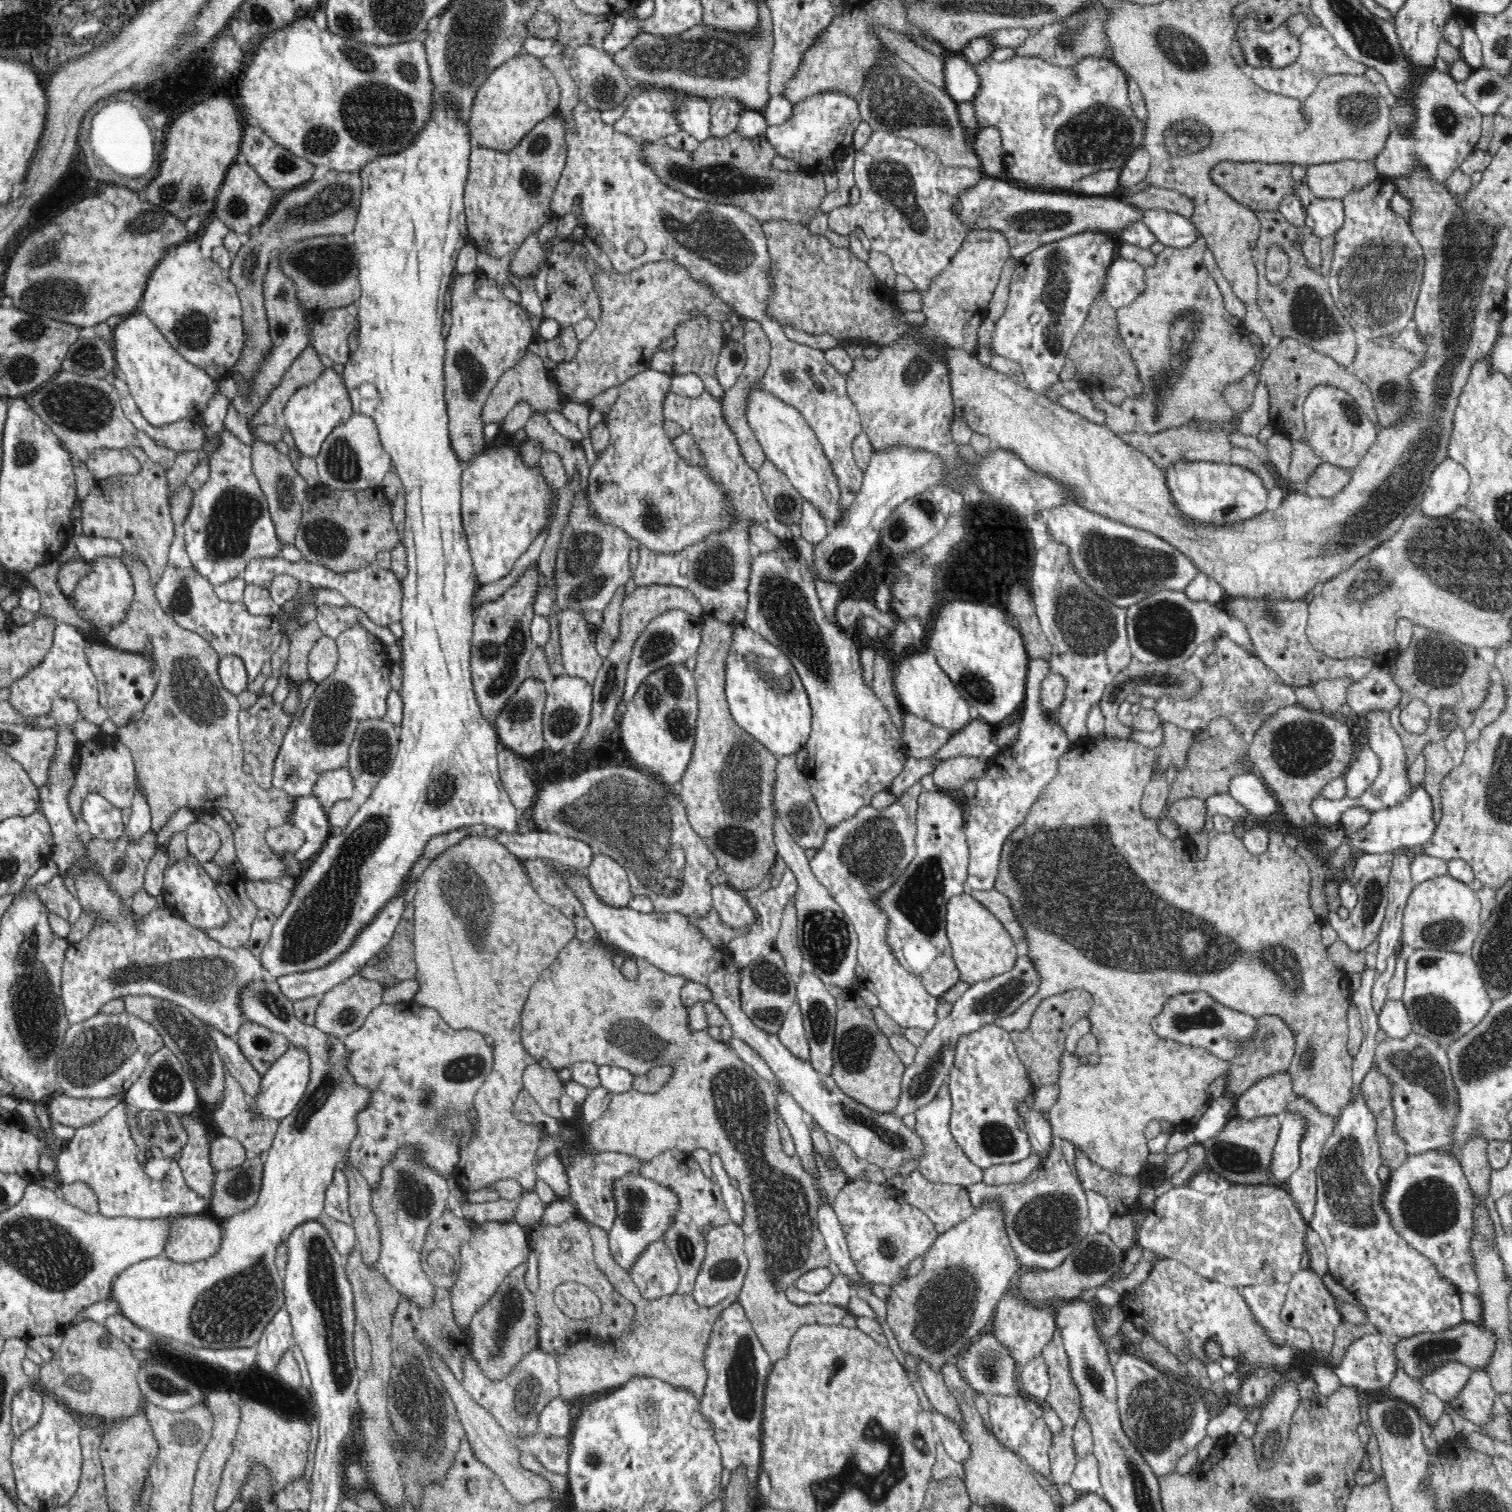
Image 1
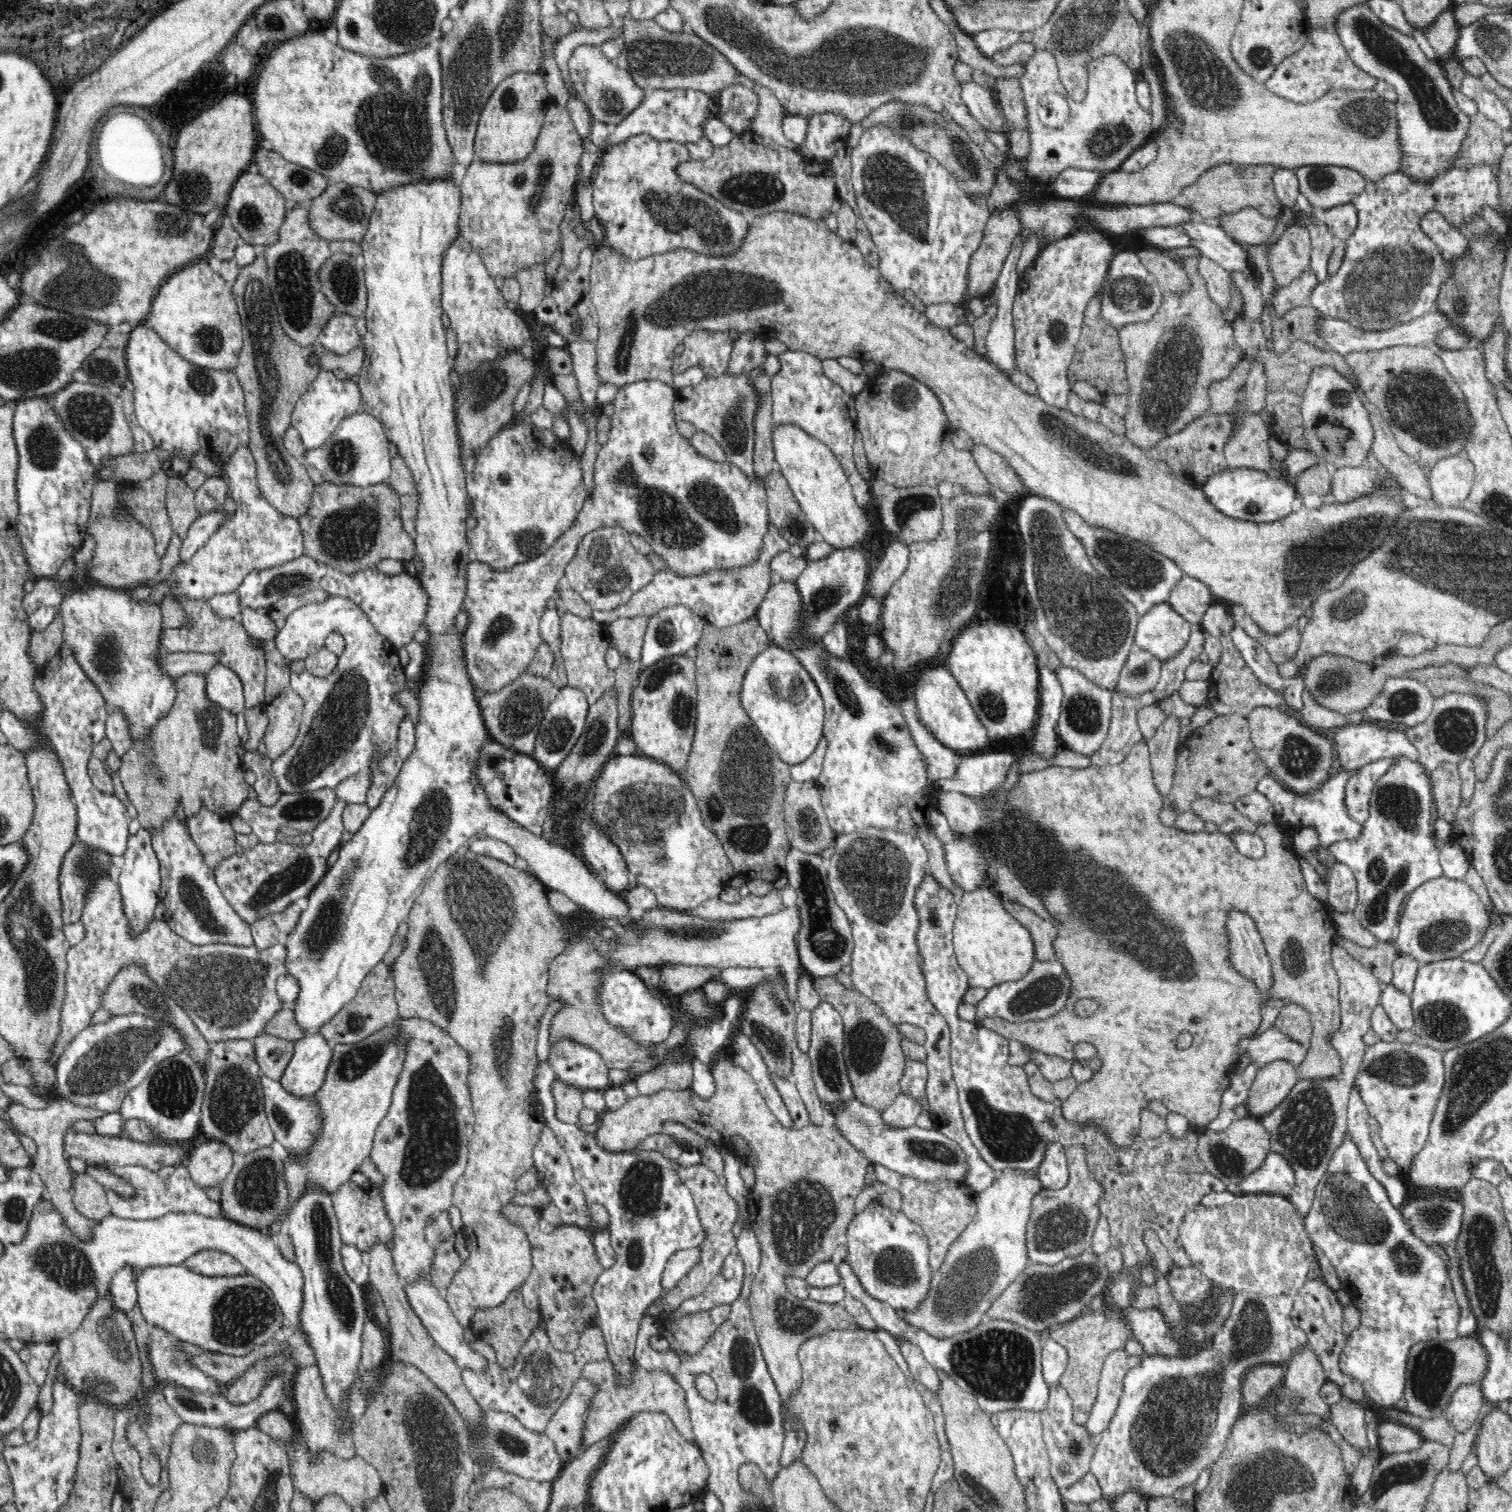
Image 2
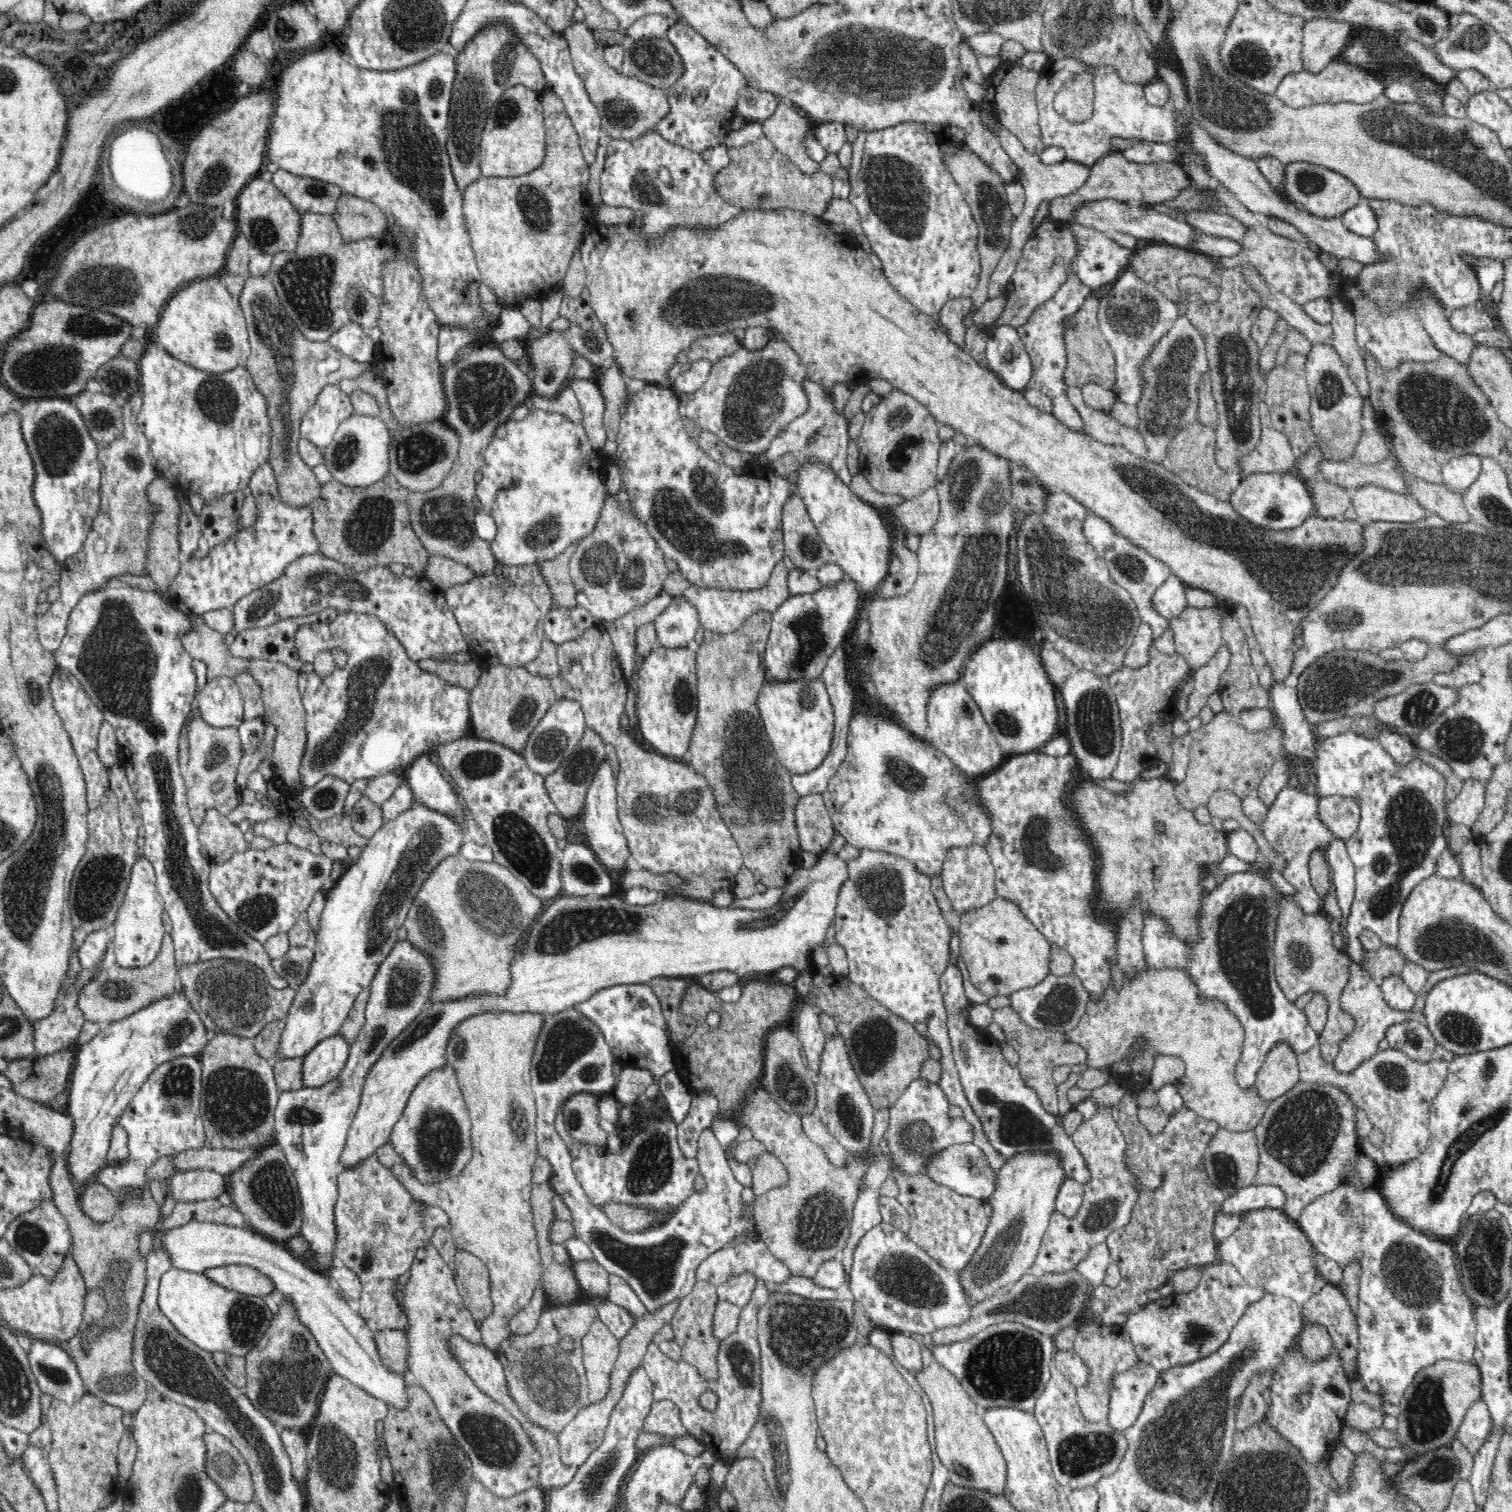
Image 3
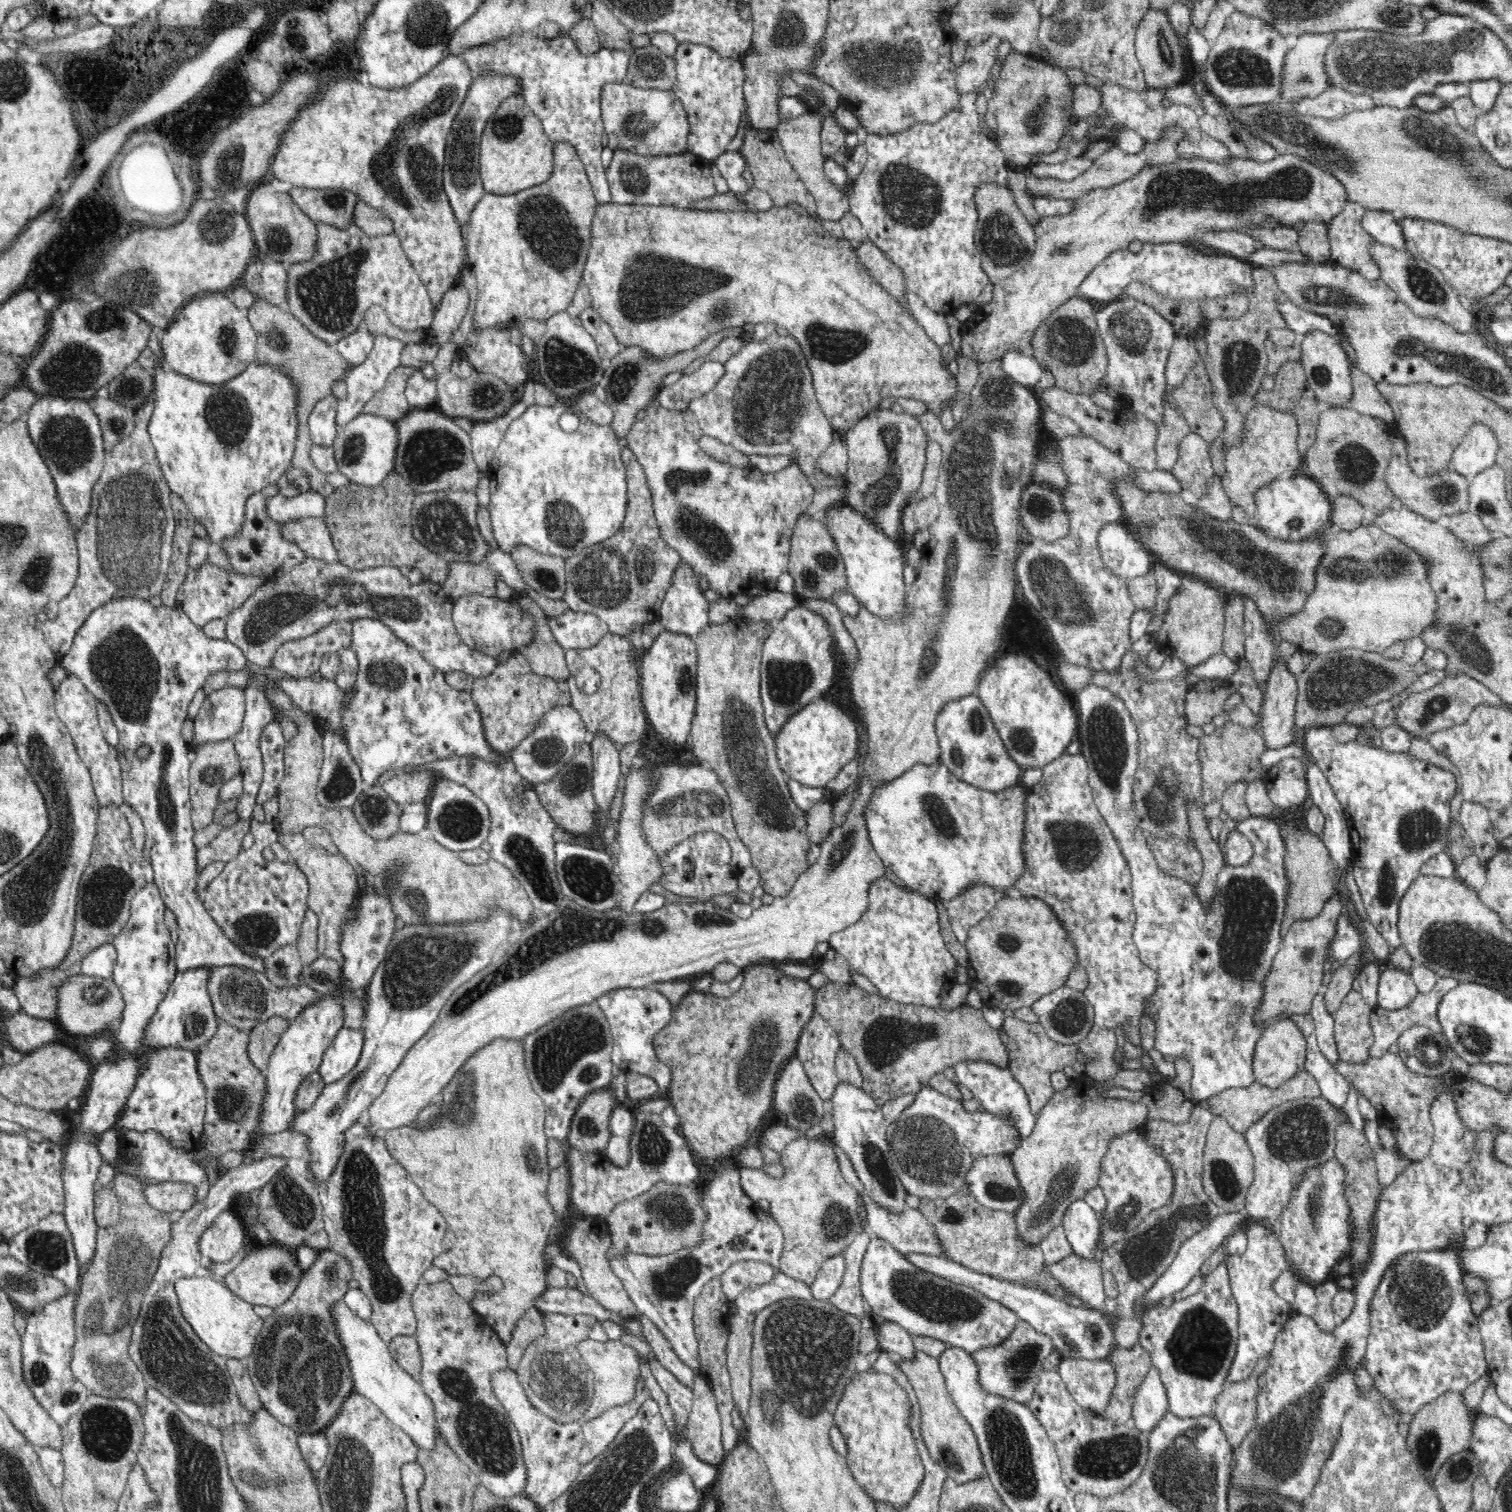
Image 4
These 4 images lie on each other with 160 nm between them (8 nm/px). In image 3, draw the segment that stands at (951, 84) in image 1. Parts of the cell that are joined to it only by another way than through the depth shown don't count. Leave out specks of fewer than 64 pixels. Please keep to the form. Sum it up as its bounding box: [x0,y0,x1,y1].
[988,121,1090,300]

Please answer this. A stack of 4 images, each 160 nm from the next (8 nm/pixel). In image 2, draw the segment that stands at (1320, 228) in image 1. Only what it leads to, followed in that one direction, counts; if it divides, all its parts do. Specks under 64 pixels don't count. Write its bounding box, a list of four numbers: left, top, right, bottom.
[1319,202,1358,241]

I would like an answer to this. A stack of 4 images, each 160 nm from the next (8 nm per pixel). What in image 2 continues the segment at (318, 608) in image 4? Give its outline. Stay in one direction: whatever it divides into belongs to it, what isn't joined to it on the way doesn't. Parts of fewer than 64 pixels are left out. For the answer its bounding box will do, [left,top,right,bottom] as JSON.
[237,554,428,648]

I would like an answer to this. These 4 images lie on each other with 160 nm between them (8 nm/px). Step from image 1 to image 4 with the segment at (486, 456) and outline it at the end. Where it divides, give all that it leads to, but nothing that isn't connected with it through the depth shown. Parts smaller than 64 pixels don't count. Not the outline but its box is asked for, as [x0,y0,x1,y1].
[486,401,628,560]

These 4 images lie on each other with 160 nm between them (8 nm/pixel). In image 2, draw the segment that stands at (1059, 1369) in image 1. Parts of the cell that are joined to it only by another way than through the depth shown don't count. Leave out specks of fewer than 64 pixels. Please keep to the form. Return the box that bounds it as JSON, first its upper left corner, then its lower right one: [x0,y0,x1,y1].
[1045,1310,1132,1425]

